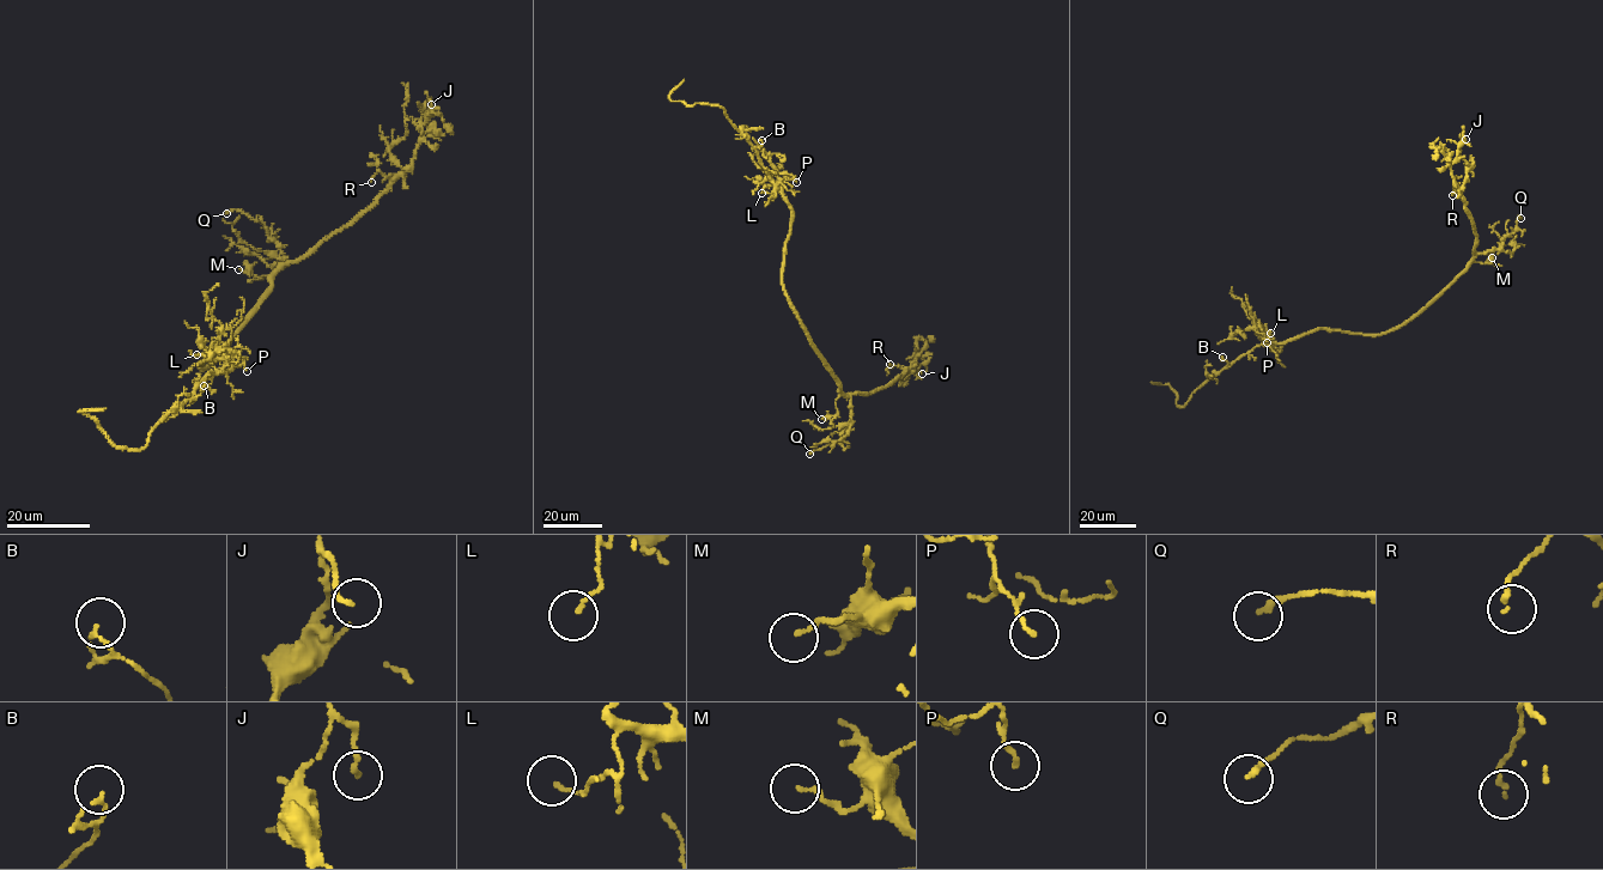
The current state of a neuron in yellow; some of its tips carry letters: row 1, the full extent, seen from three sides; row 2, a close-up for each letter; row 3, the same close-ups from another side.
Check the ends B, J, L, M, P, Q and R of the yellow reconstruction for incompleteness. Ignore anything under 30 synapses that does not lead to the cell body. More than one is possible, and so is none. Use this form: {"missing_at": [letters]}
{"missing_at": []}

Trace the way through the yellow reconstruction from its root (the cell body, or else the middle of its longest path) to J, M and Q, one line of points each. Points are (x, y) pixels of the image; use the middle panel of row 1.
J: (793, 305), (843, 394), (868, 394), (888, 387), (915, 358), (926, 356), (928, 359), (917, 366), (922, 373)
M: (793, 305), (806, 335), (839, 385), (837, 412), (821, 419)
Q: (793, 305), (806, 335), (850, 399), (852, 424), (845, 429), (842, 439), (809, 454)

